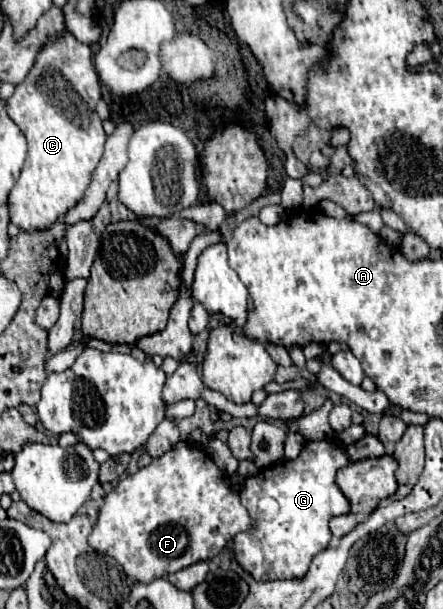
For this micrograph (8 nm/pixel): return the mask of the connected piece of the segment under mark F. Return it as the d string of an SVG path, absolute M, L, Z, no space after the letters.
M181 440L175 448L155 458L149 466L121 478L117 486L111 488L99 510L89 544L97 552L115 558L123 566L127 578L137 582L153 582L191 564L211 560L227 546L227 542L235 538L235 534L247 532L251 528L253 520L247 508L239 502L239 494L231 488L229 476L215 466L207 452L195 450Z

